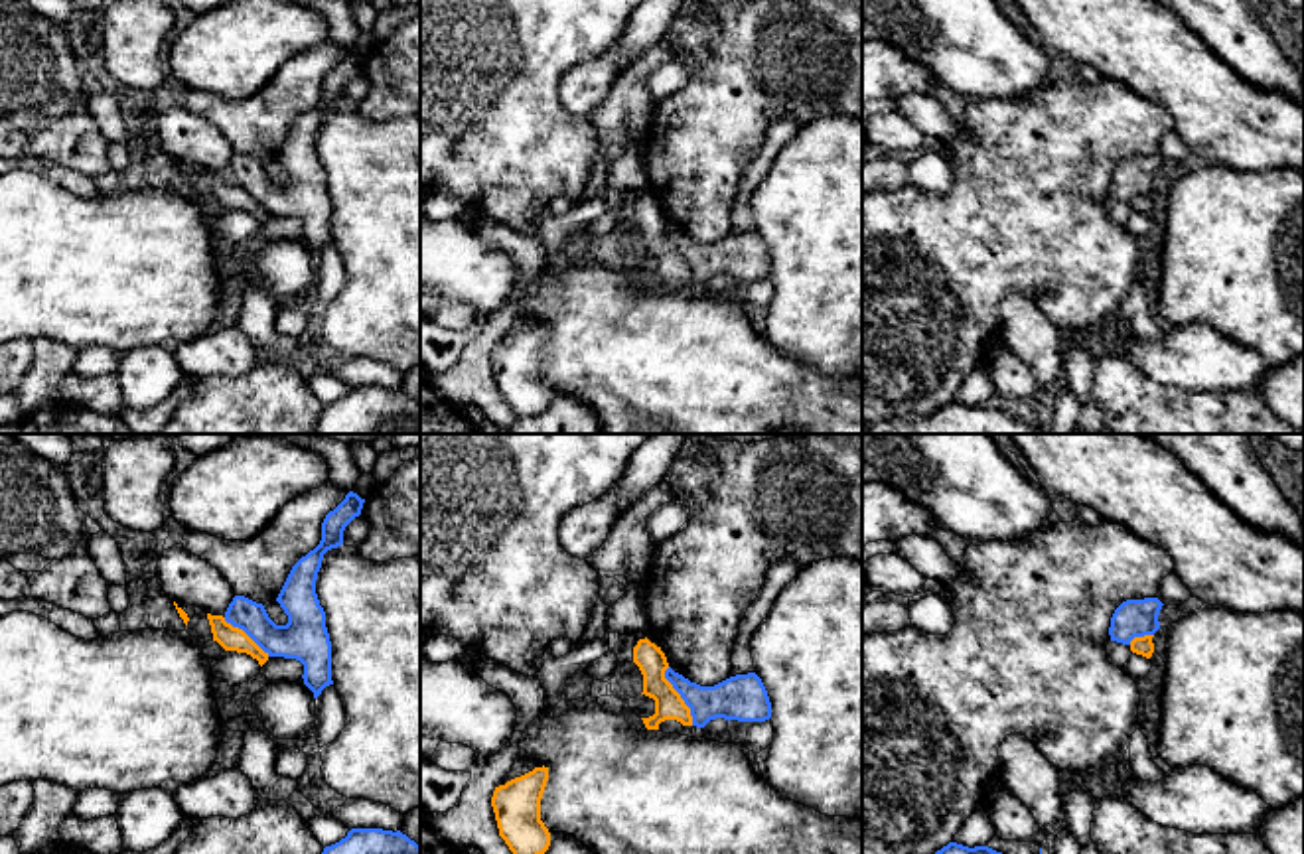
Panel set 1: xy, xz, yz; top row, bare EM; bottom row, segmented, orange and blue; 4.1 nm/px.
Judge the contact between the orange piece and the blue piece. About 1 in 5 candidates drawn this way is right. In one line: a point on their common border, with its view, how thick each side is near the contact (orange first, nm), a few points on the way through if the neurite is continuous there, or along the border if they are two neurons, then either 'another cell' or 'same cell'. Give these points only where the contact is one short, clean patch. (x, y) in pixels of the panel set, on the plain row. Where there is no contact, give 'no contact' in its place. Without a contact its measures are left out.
contact xz (679, 255); calibres 120 and 180 nm; border xz (667, 225), (665, 237), (689, 267), (693, 283); another cell

